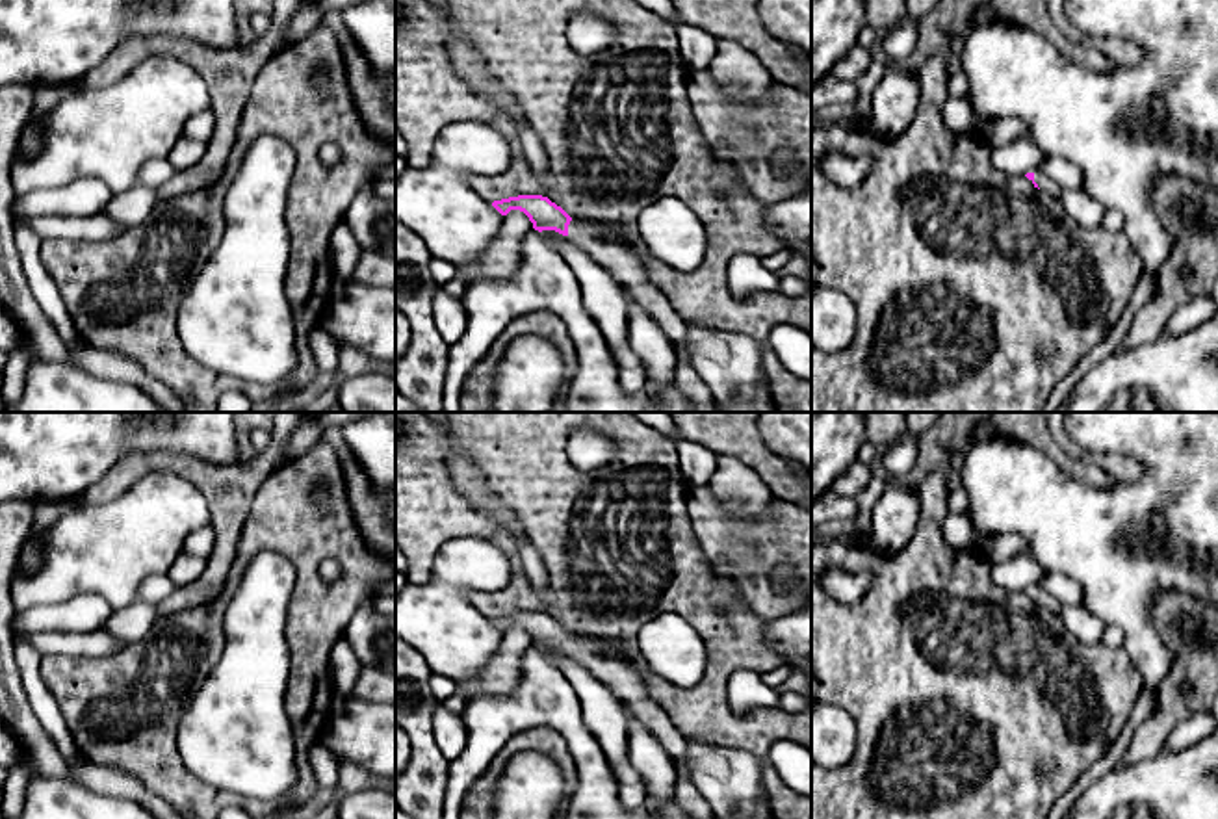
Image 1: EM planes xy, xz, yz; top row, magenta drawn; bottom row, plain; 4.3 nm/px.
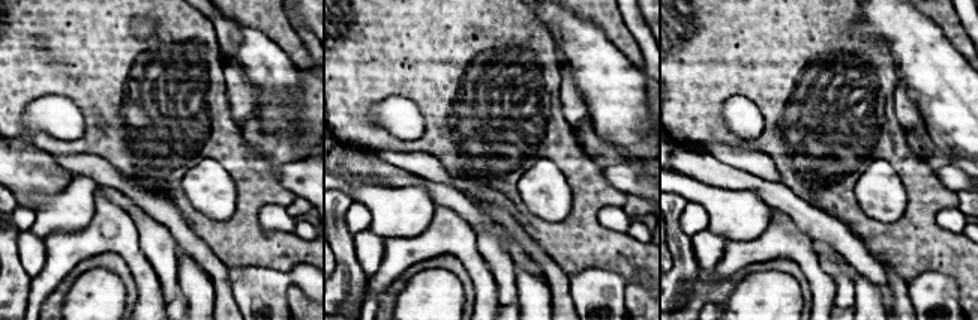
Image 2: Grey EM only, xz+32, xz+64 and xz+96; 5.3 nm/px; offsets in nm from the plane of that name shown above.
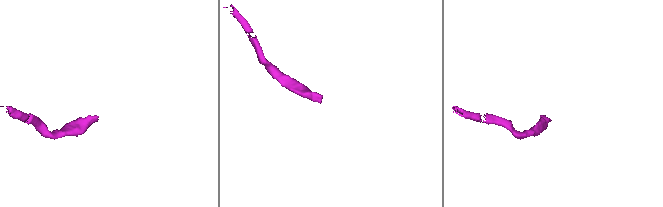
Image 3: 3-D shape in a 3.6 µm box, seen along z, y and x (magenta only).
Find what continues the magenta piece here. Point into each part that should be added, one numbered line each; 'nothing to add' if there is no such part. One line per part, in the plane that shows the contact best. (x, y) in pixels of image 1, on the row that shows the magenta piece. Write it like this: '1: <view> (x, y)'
1: xz (604, 244)

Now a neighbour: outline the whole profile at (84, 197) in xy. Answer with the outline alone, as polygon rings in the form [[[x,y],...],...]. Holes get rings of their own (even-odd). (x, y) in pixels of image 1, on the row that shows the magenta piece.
[[[78,178],[63,188],[37,189],[17,195],[11,204],[13,217],[37,215],[91,217],[104,210],[113,191],[98,178]]]

